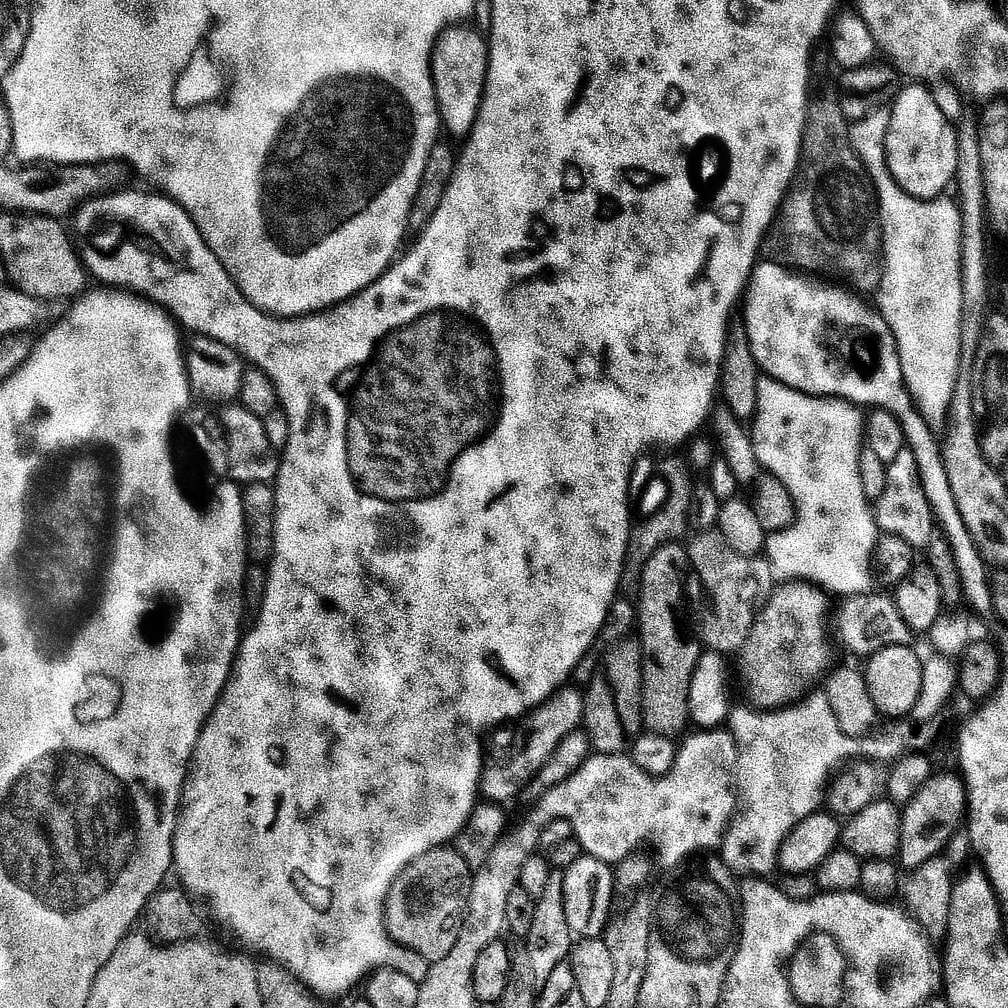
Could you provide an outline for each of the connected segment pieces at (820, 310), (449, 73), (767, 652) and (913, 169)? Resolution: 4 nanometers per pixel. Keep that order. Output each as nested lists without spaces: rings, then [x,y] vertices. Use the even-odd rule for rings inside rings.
[[[779,262],[757,263],[752,269],[752,279],[748,282],[746,295],[742,300],[742,310],[744,308],[742,323],[750,338],[754,358],[765,377],[778,380],[799,392],[806,392],[812,396],[841,398],[857,406],[869,404],[867,407],[872,410],[885,408],[887,412],[898,418],[904,431],[906,446],[918,462],[922,490],[930,502],[932,515],[936,517],[939,531],[941,533],[944,531],[944,536],[952,547],[952,560],[956,563],[956,572],[960,575],[964,596],[974,607],[987,609],[992,602],[988,589],[989,565],[984,563],[974,538],[970,538],[966,530],[966,522],[962,522],[962,514],[958,514],[958,502],[954,502],[954,490],[950,486],[950,478],[946,478],[943,447],[934,430],[921,416],[916,401],[904,387],[902,362],[894,334],[886,322],[883,311],[876,309],[875,312],[864,301],[867,299],[863,295],[839,286],[844,287],[812,274],[801,274]]]
[[[449,26],[440,33],[432,52],[432,81],[436,87],[436,101],[440,107],[443,127],[454,135],[466,138],[472,133],[482,106],[484,87],[488,77],[489,41],[470,26]]]
[[[784,582],[779,588],[763,601],[738,653],[747,703],[756,710],[780,710],[805,699],[808,687],[833,663],[828,645],[829,593],[812,582]]]
[[[920,82],[909,85],[897,94],[890,107],[885,151],[893,176],[901,185],[921,199],[931,199],[955,181],[960,141],[953,121],[939,109],[933,89]]]

